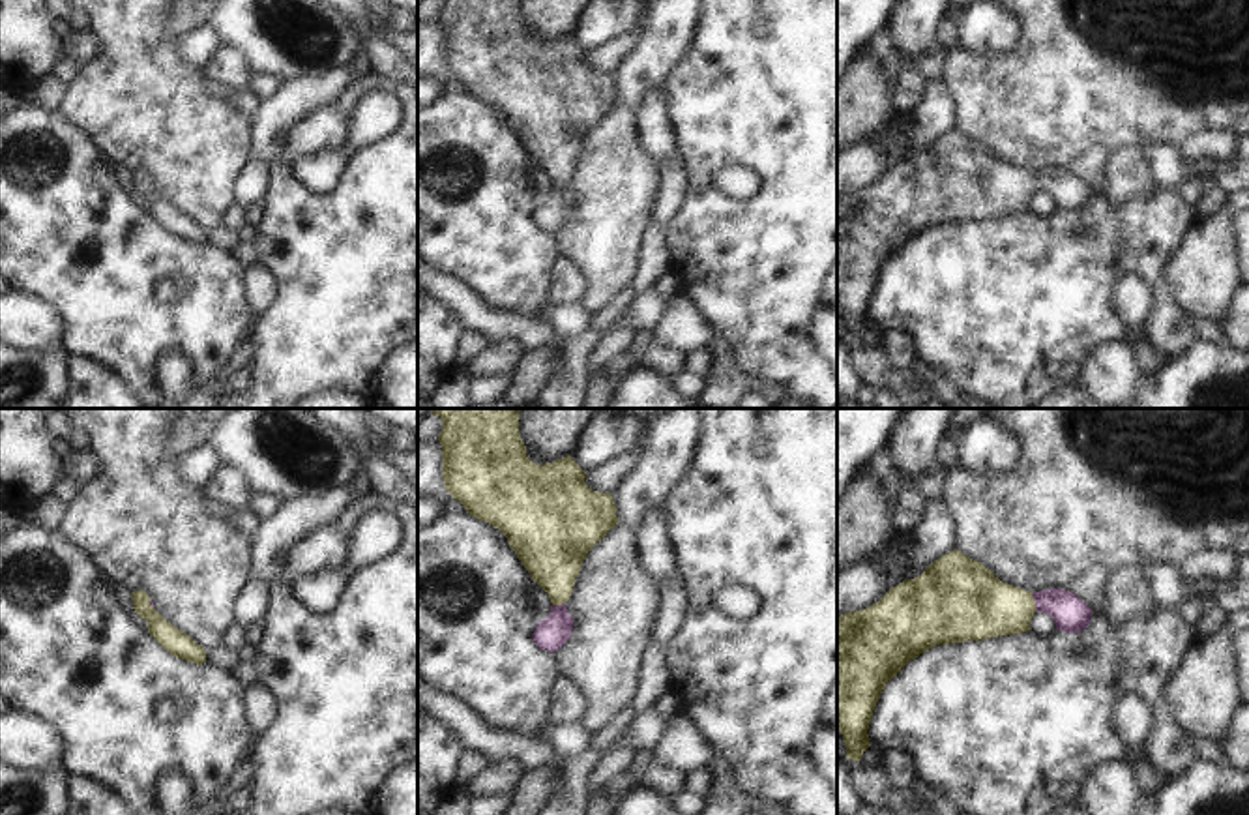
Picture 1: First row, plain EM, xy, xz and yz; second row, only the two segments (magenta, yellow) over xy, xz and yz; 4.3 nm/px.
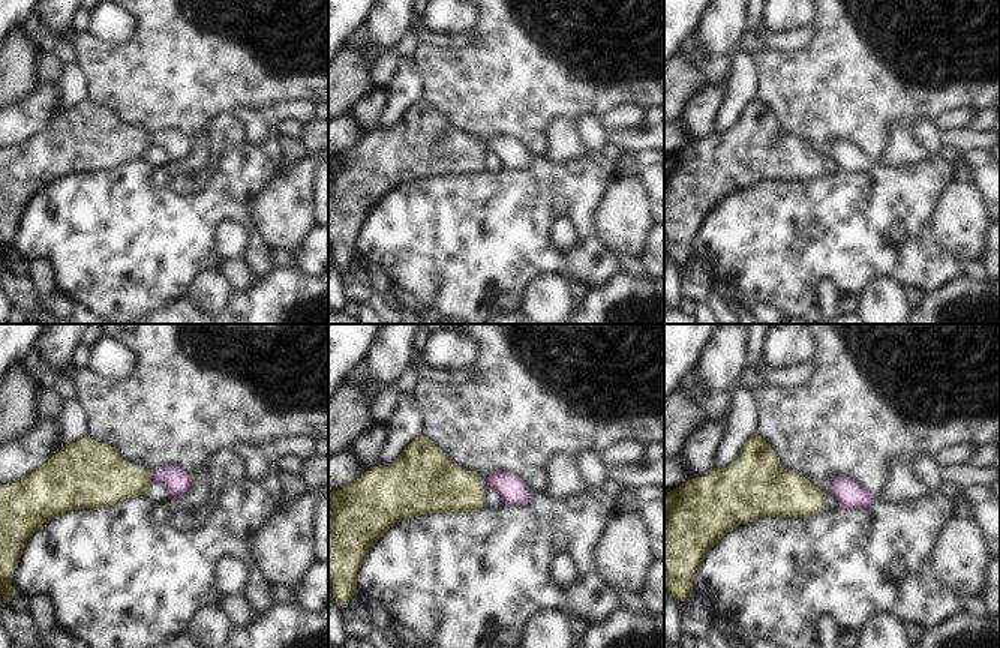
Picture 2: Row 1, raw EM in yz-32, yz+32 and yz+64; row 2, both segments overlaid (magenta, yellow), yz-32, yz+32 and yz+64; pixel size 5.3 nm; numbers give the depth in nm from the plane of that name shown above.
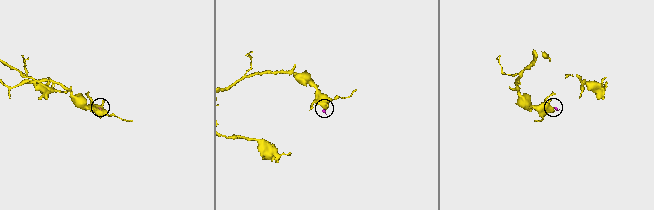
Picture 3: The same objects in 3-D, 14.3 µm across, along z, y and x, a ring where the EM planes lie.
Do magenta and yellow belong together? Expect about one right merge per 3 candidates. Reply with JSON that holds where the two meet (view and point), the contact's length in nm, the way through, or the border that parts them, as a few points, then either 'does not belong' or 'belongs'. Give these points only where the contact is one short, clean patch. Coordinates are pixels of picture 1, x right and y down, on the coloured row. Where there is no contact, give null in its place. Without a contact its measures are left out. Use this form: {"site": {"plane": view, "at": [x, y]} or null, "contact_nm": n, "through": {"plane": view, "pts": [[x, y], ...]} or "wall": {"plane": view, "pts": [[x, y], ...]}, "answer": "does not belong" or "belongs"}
{"site": {"plane": "yz", "at": [1034, 600]}, "contact_nm": 80, "through": {"plane": "yz", "pts": [[1070, 613], [1057, 602], [1034, 600], [1019, 606], [976, 606]]}, "answer": "belongs"}

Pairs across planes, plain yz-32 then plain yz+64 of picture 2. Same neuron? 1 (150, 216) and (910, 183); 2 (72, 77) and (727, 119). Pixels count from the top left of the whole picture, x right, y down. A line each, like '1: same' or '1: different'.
1: same
2: same

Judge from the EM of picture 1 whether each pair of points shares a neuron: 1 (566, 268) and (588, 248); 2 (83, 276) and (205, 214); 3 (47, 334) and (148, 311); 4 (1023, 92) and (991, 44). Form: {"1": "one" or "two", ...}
{"1": "two", "2": "two", "3": "two", "4": "two"}

